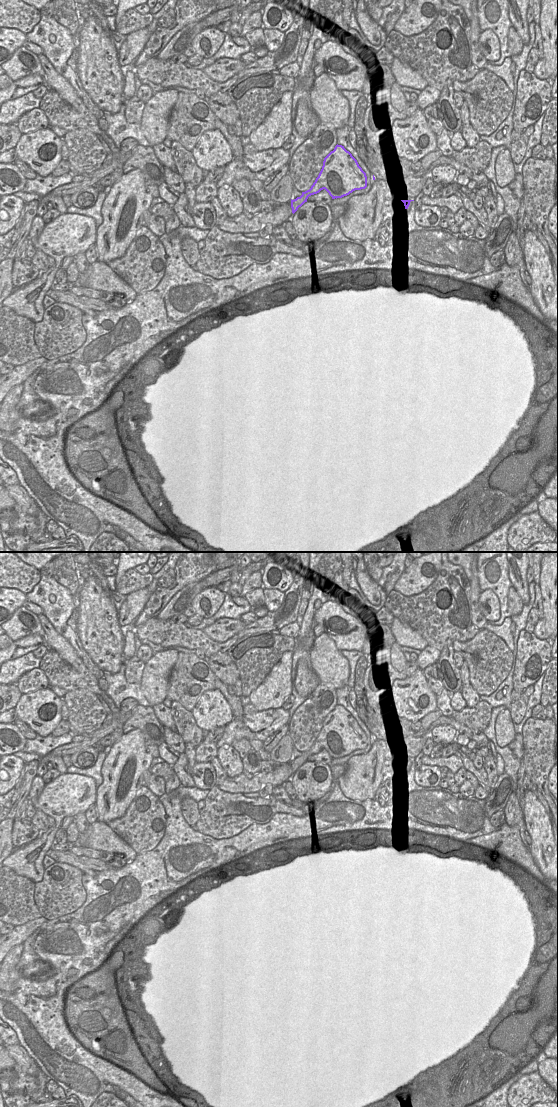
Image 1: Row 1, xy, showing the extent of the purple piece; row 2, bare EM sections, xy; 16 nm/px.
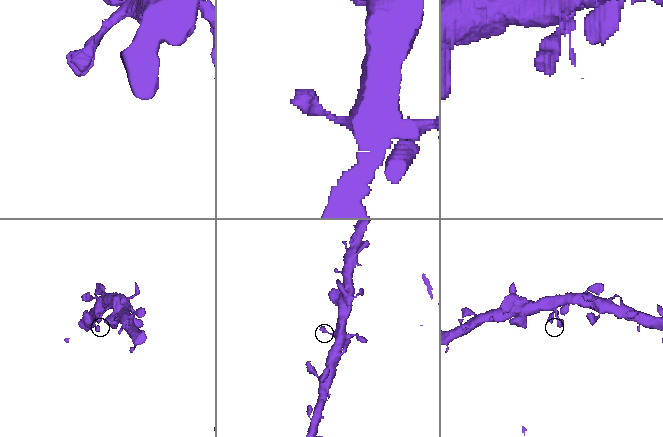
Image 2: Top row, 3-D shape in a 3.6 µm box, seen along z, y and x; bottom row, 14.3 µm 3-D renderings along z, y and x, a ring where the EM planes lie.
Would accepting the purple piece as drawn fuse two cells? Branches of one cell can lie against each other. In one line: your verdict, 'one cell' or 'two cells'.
one cell

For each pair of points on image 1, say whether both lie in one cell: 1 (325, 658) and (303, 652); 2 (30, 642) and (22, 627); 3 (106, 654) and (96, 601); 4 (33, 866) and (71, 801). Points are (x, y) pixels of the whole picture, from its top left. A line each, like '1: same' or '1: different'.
1: different
2: different
3: same
4: same

